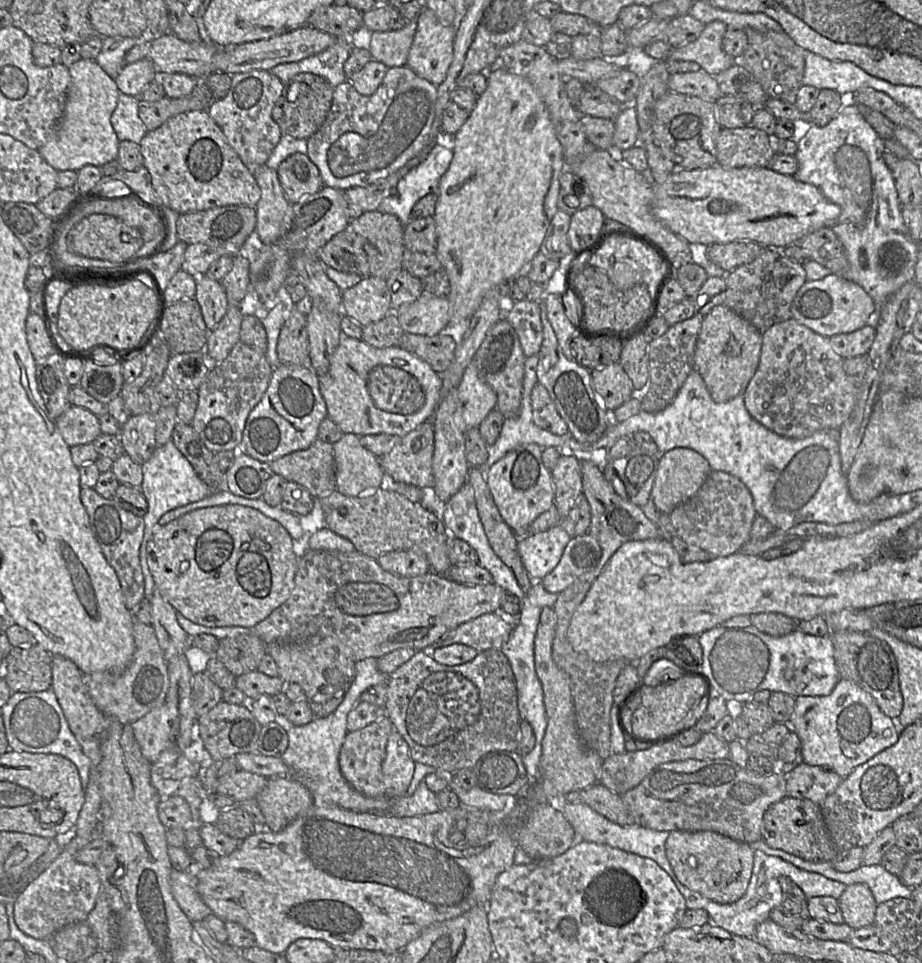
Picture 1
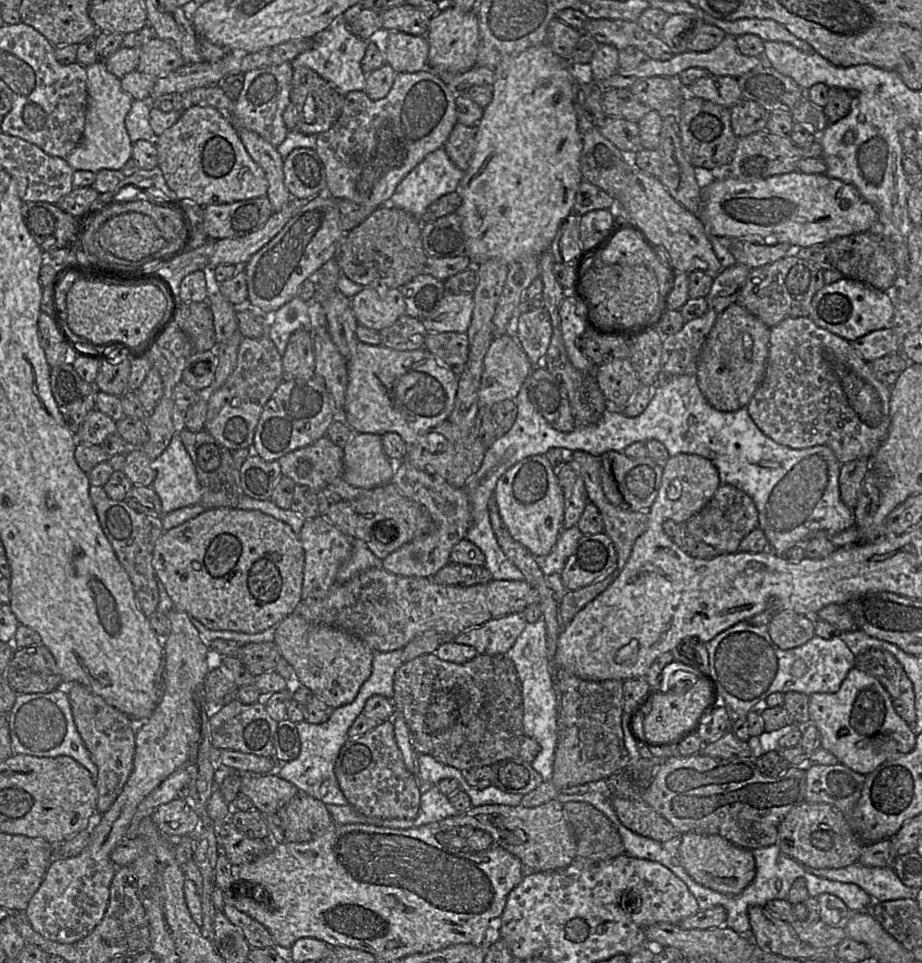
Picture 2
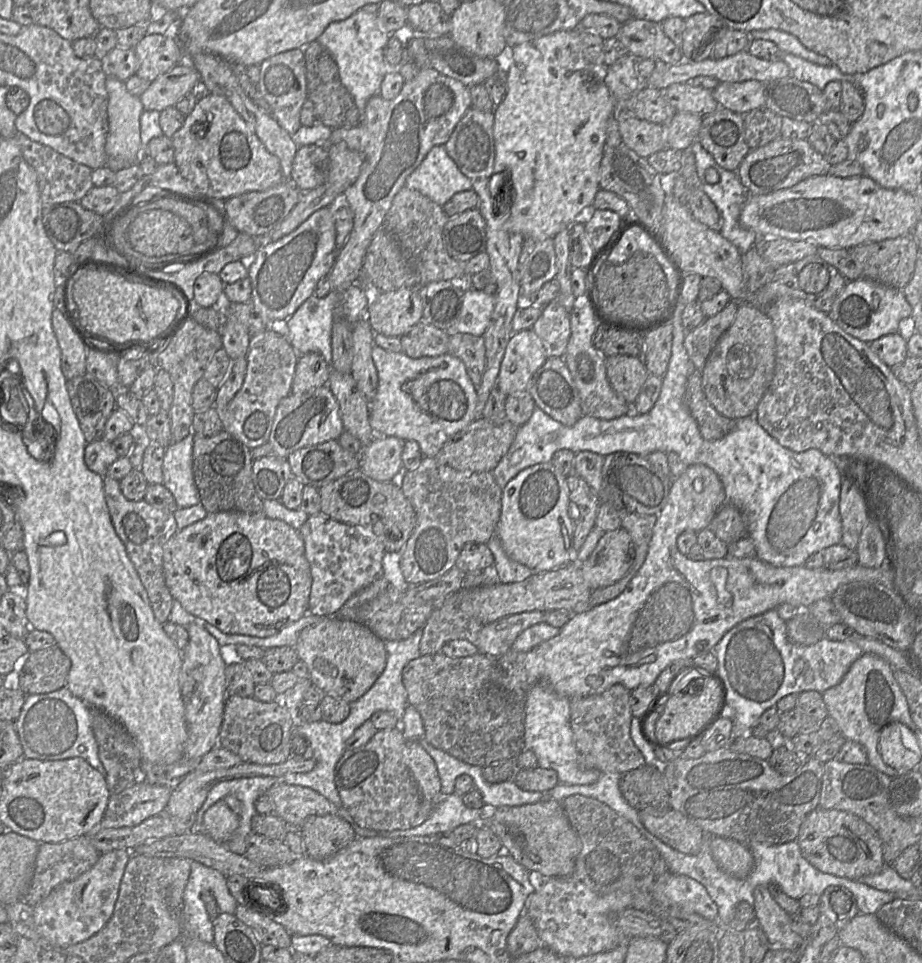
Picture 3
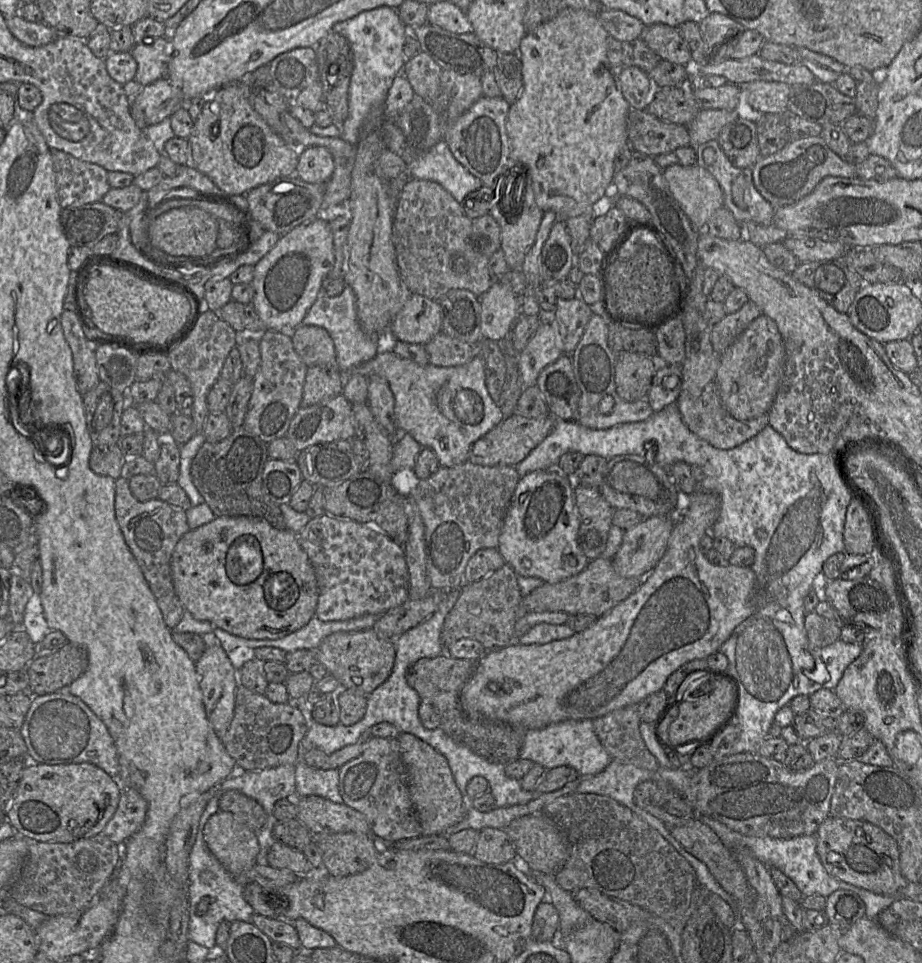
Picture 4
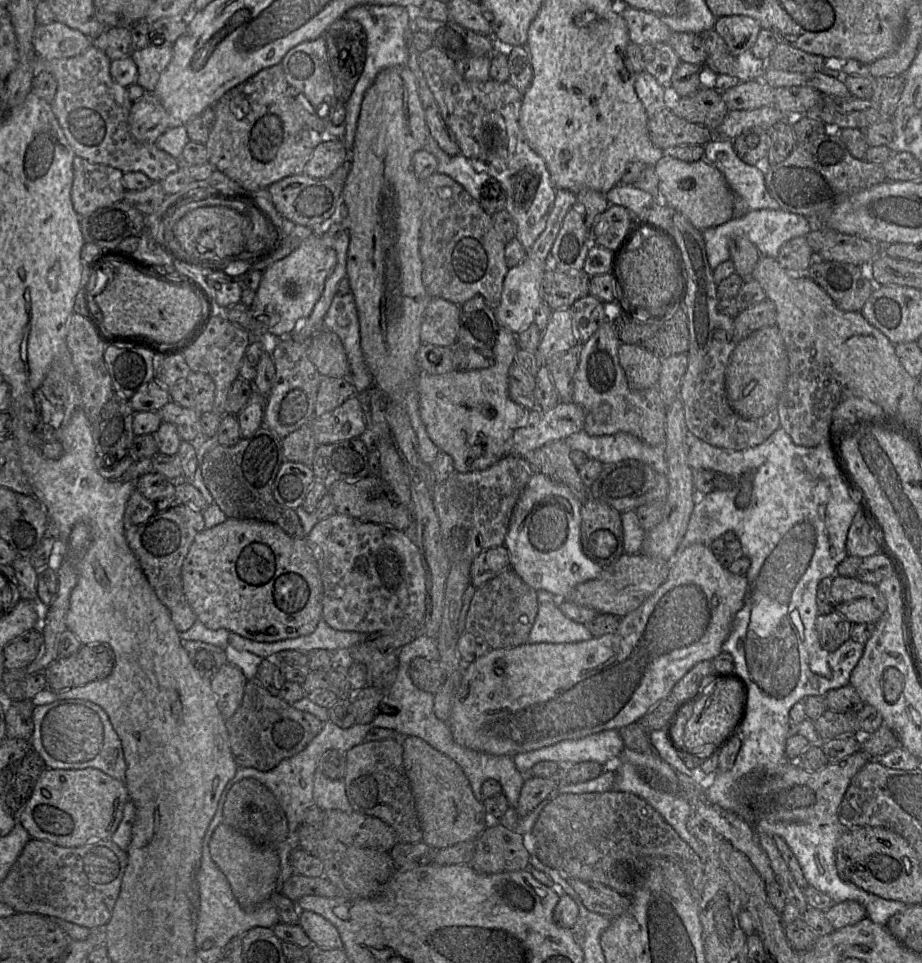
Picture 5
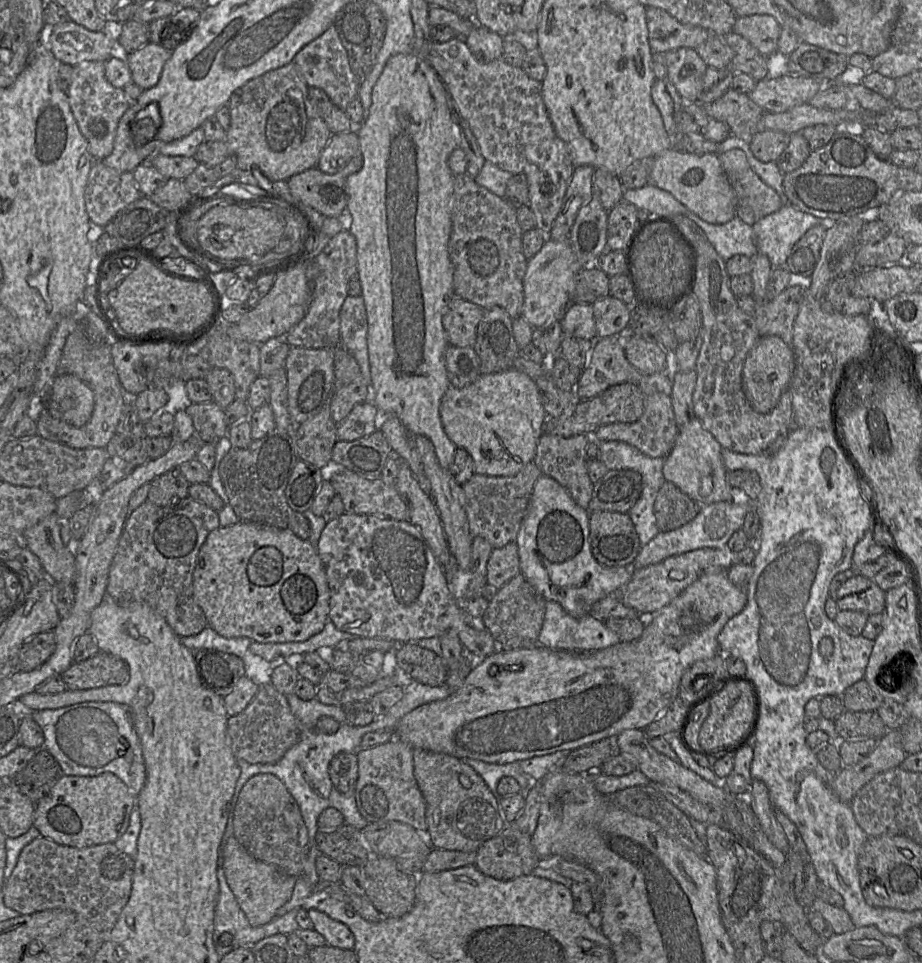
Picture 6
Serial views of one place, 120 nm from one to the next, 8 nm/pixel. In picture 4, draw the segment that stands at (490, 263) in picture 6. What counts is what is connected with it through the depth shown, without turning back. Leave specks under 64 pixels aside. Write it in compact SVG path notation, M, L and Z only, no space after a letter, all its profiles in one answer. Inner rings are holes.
M411 179L397 200L392 237L399 273L410 294L438 301L448 291L469 290L477 297L495 282L489 268L489 256L475 251L470 242L472 219L440 184Z

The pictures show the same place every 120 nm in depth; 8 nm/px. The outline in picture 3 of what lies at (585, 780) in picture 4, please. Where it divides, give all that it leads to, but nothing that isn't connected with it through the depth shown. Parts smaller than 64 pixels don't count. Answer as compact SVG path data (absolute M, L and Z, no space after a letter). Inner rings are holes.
M604 772L601 773L597 781L588 785L566 785L558 783L546 795L551 799L559 801L574 794L595 798L629 820L638 829L646 829L640 821L639 811L633 808L621 794L619 789L620 777L620 773Z

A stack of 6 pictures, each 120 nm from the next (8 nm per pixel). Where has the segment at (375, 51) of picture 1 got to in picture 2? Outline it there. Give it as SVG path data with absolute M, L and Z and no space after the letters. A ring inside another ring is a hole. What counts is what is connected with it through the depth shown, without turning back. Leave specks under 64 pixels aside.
M391 31L383 53L386 64L396 73L414 73L429 68L429 43L425 36Z

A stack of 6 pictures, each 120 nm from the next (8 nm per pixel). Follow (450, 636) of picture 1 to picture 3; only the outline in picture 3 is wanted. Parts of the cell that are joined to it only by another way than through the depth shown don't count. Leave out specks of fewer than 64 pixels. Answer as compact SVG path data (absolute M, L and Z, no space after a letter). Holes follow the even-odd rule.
M531 611L507 616L486 624L479 632L475 646L478 653L499 657L511 650L517 637L527 628L544 622L545 612Z

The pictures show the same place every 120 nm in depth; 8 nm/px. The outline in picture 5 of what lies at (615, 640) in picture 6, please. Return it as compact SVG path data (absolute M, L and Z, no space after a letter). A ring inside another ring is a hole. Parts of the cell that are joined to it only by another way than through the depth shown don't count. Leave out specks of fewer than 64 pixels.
M544 590L537 591L537 595L539 610L528 643L574 643L593 638L585 624L563 614L557 597Z

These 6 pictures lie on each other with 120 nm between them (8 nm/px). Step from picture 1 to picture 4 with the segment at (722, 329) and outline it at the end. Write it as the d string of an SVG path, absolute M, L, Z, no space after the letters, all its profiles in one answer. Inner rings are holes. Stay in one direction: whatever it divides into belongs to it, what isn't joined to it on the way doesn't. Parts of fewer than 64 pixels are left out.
M760 315L721 354L716 383L721 402L739 421L748 421L770 410L785 369L785 346L776 323Z

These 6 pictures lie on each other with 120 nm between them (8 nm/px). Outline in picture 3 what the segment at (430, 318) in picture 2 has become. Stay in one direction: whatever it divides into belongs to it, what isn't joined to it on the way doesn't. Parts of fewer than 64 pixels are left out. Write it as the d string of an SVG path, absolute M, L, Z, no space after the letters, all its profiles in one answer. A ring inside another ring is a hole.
M469 289L463 295L459 314L445 331L448 335L458 333L480 337L488 329L495 307L495 296Z

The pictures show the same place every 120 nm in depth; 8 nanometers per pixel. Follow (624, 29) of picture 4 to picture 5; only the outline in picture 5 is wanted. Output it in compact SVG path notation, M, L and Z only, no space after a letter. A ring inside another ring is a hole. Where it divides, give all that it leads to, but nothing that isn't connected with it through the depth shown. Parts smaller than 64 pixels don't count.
M618 3L620 15L626 22L630 42L638 45L666 43L669 41L672 31L664 24L660 16Z

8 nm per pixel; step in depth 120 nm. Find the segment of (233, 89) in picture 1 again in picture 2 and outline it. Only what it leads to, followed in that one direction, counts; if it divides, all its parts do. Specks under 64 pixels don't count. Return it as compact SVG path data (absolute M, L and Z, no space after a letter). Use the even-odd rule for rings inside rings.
M291 62L250 70L244 73L242 90L235 100L231 122L238 128L244 128L260 135L274 147L286 138L288 128L283 122L282 114L290 103L290 89L294 69Z

